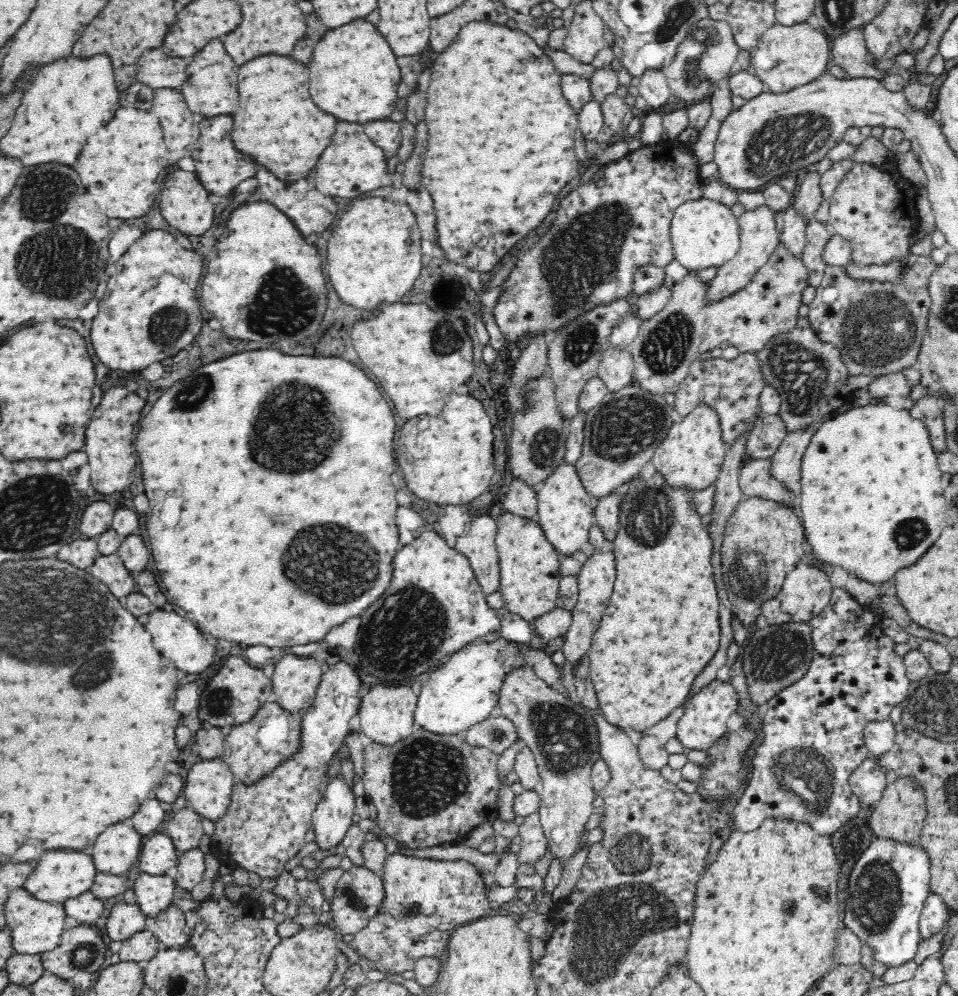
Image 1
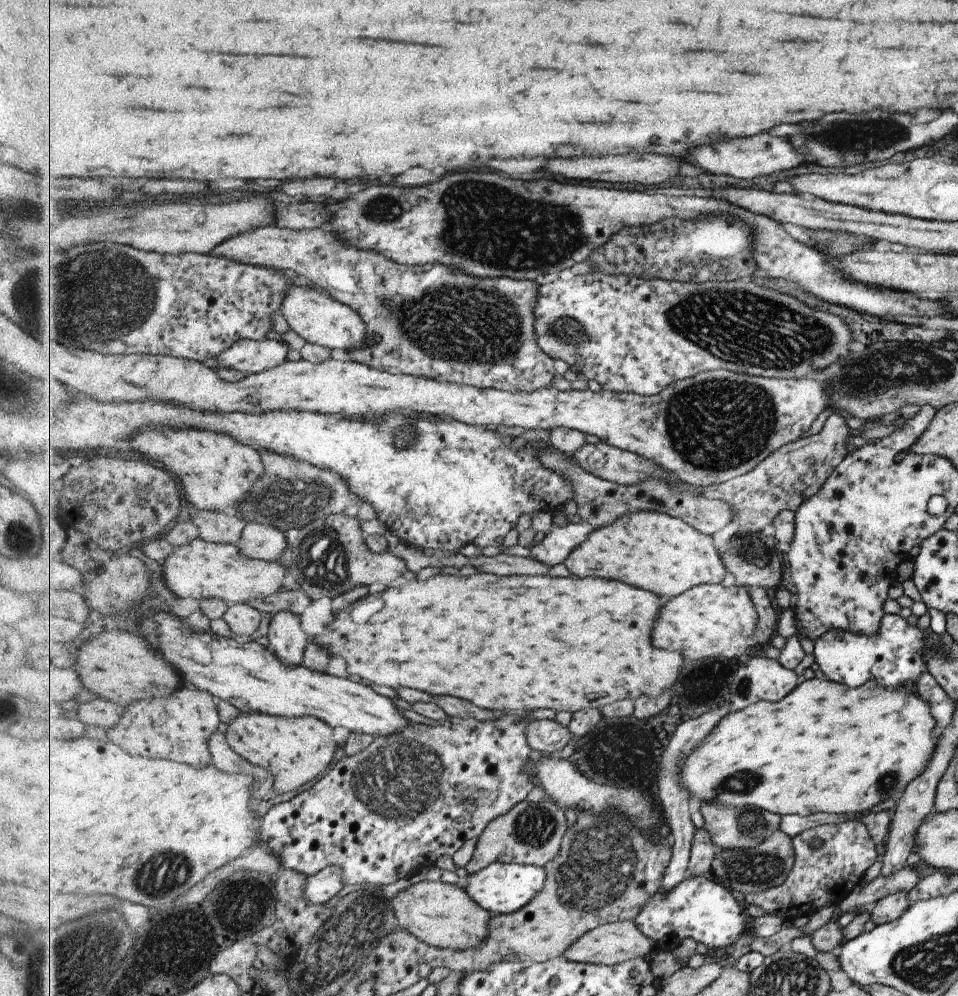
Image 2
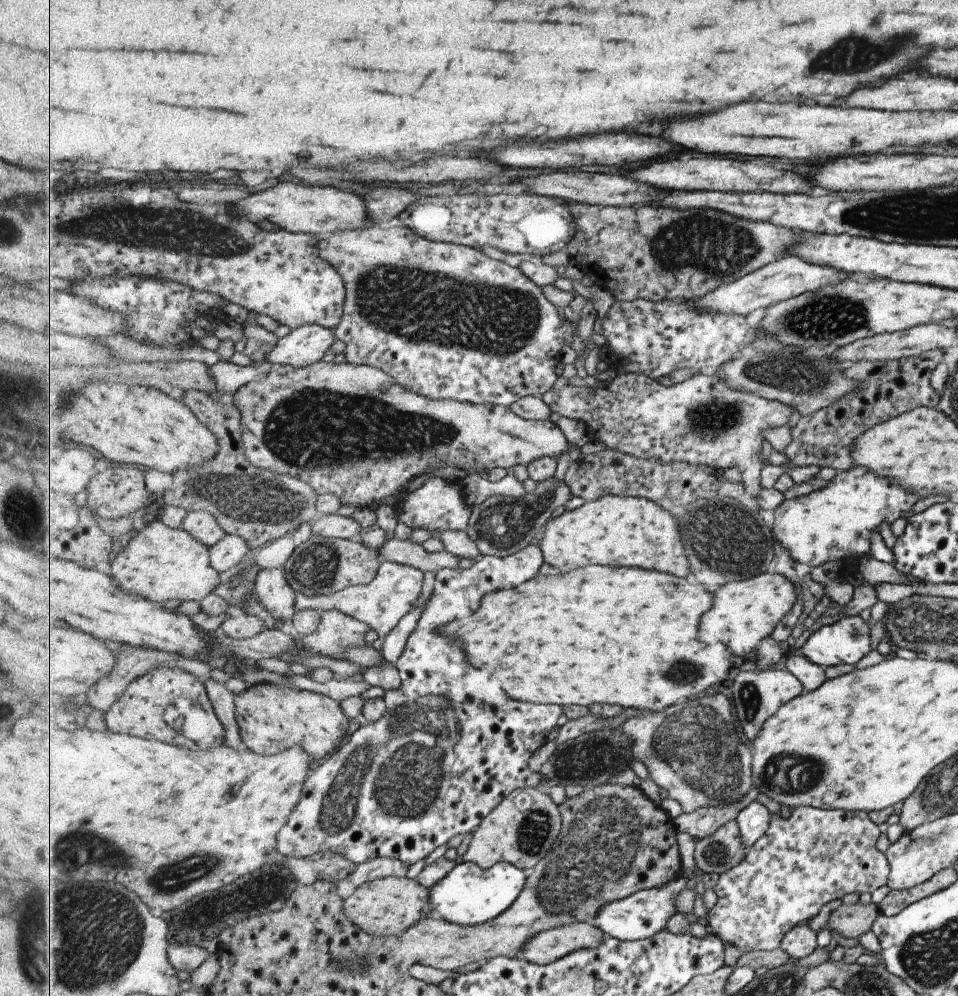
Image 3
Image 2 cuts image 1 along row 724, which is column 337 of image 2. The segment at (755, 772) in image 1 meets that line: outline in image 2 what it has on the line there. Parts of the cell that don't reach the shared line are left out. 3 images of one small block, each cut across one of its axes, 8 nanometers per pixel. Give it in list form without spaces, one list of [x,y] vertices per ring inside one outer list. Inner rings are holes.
[[[502,711],[495,720],[484,721],[473,717],[457,720],[457,718],[447,717],[437,725],[410,722],[410,726],[405,727],[401,732],[389,736],[378,736],[364,751],[354,755],[345,754],[336,762],[335,768],[332,768],[321,780],[316,781],[313,787],[300,792],[289,801],[273,805],[261,818],[260,835],[263,845],[275,856],[279,856],[285,869],[296,870],[310,877],[327,867],[341,867],[344,883],[353,884],[353,886],[393,884],[415,870],[434,866],[441,856],[445,854],[453,856],[459,848],[463,848],[468,838],[469,840],[478,839],[491,822],[517,807],[535,790],[535,786],[538,786],[536,778],[528,769],[532,765],[541,763],[545,758],[549,758],[549,755],[535,750],[529,744],[527,731],[533,722],[535,720],[531,719],[531,711],[522,713]]]

